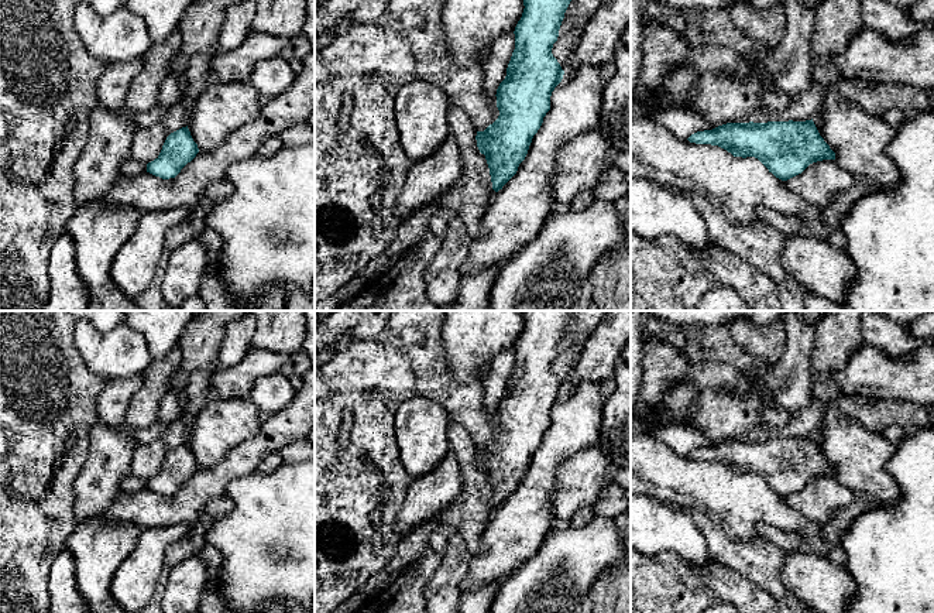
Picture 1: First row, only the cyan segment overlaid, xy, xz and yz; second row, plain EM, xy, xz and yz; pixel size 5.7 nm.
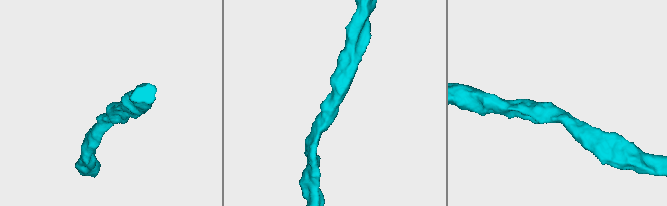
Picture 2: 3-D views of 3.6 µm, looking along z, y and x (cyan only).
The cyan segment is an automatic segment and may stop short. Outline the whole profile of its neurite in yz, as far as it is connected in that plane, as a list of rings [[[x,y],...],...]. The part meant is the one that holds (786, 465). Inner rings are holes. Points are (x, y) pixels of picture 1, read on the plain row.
[[[813,435],[727,439],[712,446],[697,448],[687,456],[718,462],[734,473],[755,473],[782,497],[801,490],[813,479],[835,476],[835,469],[820,452]]]

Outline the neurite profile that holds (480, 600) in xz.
[[[502,579],[487,583],[475,590],[463,593],[459,602],[457,613],[490,613],[495,593],[499,589]]]

